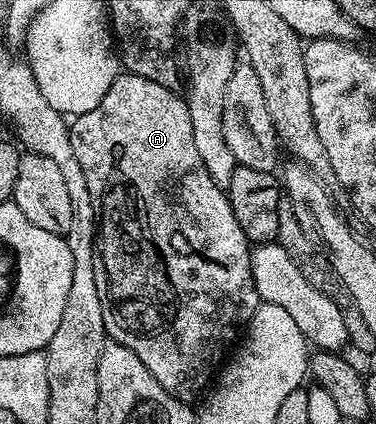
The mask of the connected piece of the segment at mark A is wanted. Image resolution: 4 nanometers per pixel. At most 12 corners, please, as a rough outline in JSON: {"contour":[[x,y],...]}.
{"contour":[[171,86],[68,135],[105,335],[181,402],[262,303]]}

